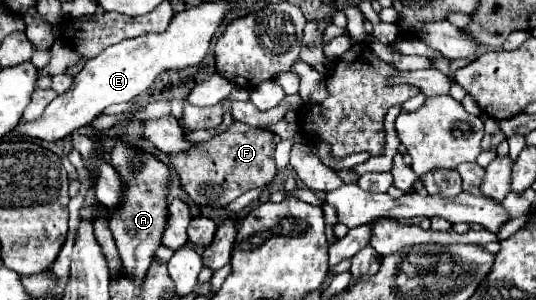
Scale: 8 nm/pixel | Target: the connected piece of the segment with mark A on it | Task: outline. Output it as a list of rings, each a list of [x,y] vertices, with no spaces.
[[[116,142],[114,150],[110,152],[110,162],[126,182],[126,198],[122,208],[112,210],[114,216],[110,220],[110,230],[114,234],[126,274],[134,274],[134,278],[146,278],[146,270],[150,268],[152,254],[160,246],[160,238],[166,226],[170,170],[154,156],[130,148],[122,142]]]

